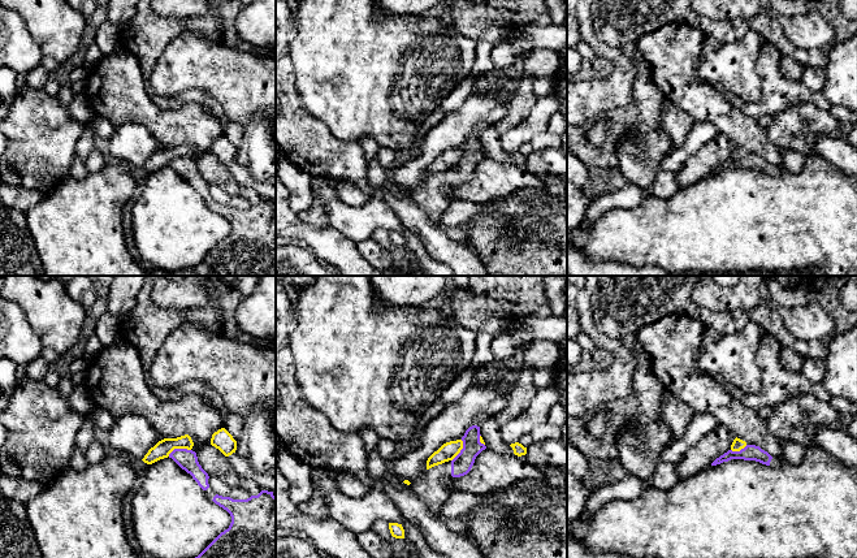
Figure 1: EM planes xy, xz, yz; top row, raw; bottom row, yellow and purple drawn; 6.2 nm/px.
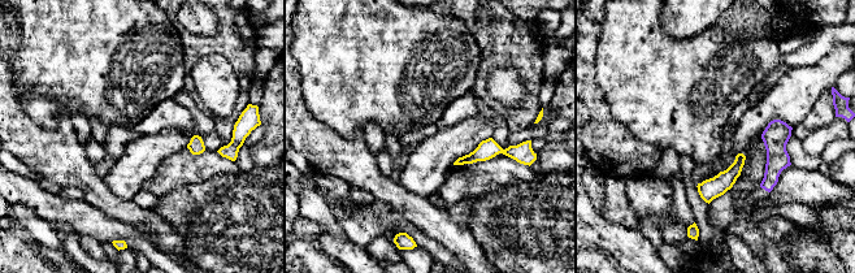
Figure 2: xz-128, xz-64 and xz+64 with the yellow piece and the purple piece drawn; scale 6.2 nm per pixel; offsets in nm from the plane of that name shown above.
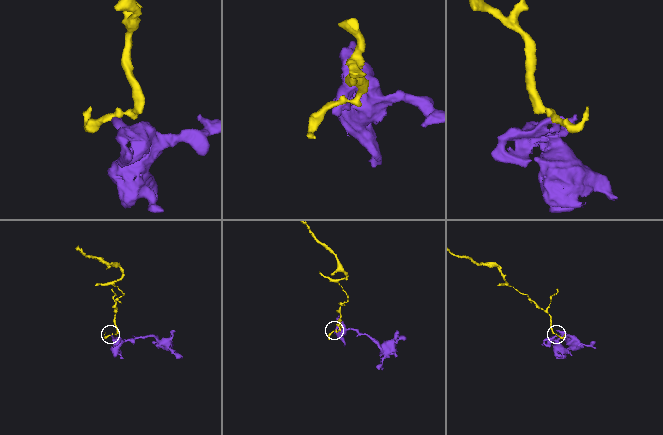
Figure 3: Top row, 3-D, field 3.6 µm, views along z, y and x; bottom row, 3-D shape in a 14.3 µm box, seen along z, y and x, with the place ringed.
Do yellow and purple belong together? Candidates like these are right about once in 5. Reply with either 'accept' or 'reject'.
reject

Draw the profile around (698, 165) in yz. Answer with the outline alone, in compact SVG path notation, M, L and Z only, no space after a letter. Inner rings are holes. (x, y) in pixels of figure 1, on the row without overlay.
M718 133L715 138L687 159L678 172L679 187L685 189L710 176L717 166L731 159L735 147L736 144L730 137Z

